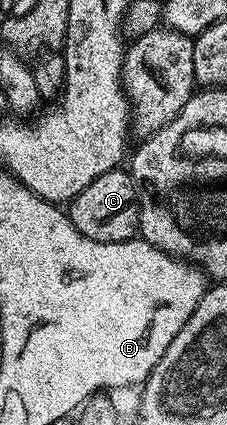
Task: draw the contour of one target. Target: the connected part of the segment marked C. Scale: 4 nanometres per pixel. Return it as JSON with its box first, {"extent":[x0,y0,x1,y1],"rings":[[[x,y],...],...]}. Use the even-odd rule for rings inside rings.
{"extent":[68,167,141,242],"rings":[[[117,167],[108,174],[100,174],[96,182],[88,182],[88,186],[84,186],[84,190],[69,201],[68,215],[72,226],[76,226],[84,238],[92,238],[96,242],[124,242],[139,235],[141,209],[140,193],[129,171]]]}

